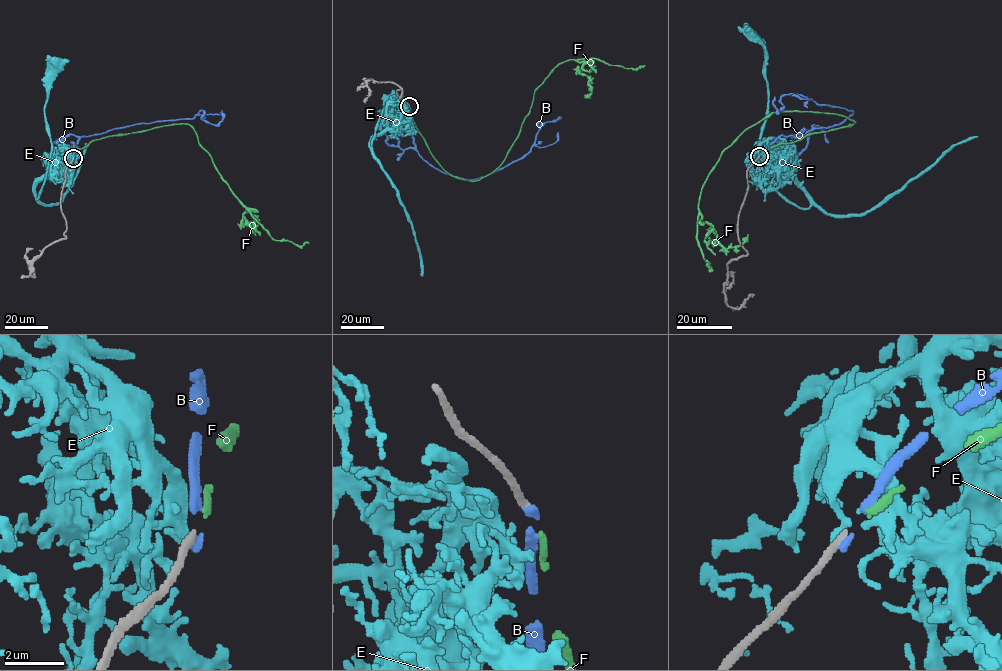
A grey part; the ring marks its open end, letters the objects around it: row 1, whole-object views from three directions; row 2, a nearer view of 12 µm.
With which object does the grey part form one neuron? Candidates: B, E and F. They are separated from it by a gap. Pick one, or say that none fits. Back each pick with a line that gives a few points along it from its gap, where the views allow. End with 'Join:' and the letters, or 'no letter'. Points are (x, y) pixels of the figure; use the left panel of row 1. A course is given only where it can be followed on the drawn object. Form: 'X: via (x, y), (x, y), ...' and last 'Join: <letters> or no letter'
F: via (74, 157), (78, 149), (94, 140), (163, 125), (188, 124), (234, 196), (274, 239), (299, 246), (308, 243)
Join: F

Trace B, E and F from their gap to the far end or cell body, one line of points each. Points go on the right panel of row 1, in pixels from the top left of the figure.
B: (759, 156), (777, 138), (804, 136), (853, 113), (792, 93), (781, 97), (784, 107), (778, 112), (774, 96)
E: (760, 154), (801, 187), (809, 207), (790, 203), (761, 165), (760, 135), (768, 107), (765, 45), (748, 32)
F: (761, 155), (855, 123), (837, 114), (774, 111), (748, 127), (722, 153), (700, 193), (698, 245), (706, 265)

